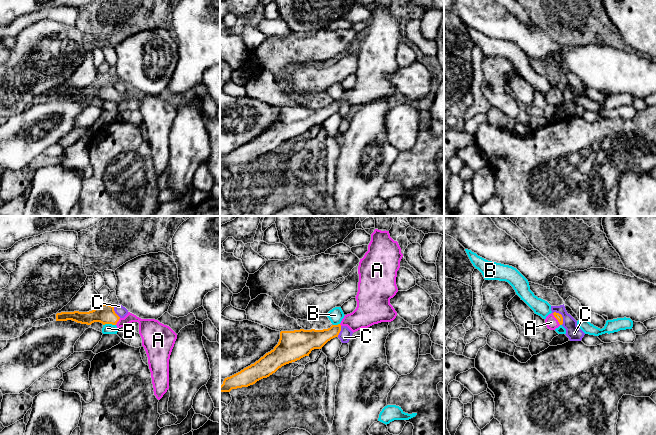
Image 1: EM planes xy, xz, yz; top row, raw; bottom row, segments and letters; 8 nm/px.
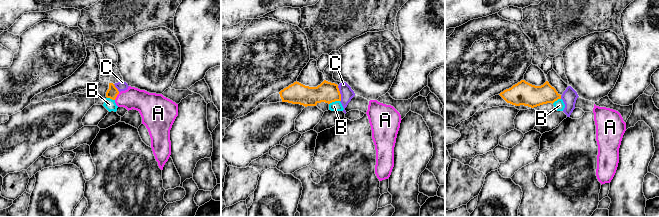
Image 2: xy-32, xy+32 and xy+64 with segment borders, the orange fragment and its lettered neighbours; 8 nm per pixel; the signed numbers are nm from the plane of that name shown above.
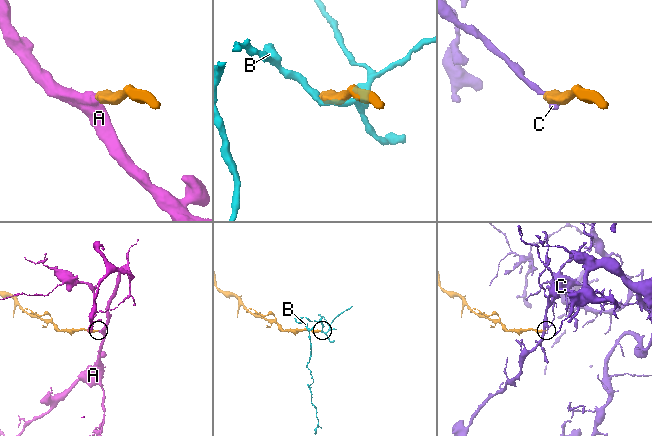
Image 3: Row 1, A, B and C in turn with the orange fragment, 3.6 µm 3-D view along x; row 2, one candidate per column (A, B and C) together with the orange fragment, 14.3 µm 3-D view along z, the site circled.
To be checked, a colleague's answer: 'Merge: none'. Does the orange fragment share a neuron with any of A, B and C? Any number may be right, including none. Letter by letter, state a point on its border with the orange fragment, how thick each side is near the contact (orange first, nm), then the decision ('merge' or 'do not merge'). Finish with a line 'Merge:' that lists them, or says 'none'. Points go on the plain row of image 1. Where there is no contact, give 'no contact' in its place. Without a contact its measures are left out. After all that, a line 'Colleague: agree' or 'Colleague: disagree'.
A: contact yz (556, 94); calibres 50 and 100 nm; merge
B: contact xy (109, 99); calibres 160 and 80 nm; do not merge
C: contact yz (561, 92); calibres 50 and 120 nm; do not merge
Merge: A
Colleague: disagree

